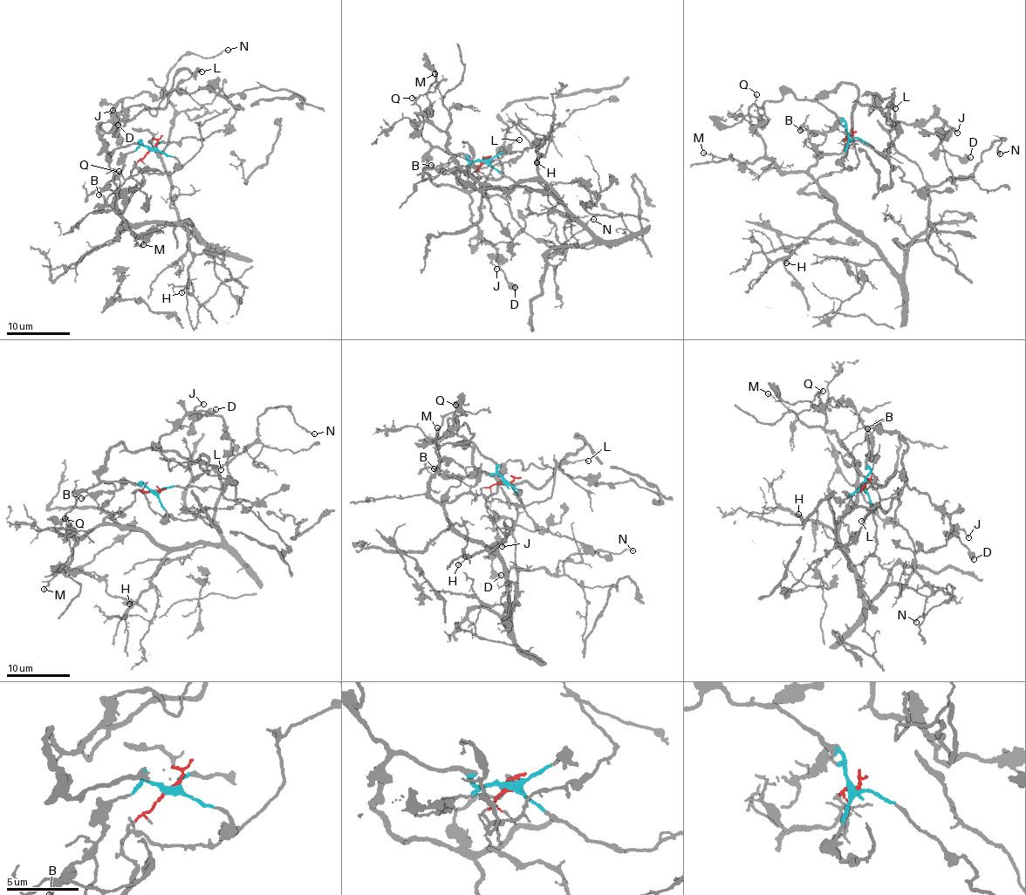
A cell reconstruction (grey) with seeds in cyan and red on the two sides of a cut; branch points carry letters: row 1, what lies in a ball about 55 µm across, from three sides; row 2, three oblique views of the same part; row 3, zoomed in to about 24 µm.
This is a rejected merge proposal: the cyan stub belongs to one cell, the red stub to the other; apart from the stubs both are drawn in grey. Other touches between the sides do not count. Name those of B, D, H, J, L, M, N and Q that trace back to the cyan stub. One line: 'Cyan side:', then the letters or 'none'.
Cyan side: B, D, J, L

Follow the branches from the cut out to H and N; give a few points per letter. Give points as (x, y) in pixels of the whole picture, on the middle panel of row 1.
H: (485, 162), (474, 172), (475, 181), (475, 168), (465, 173), (502, 188), (532, 180), (537, 163)
N: (485, 162), (465, 173), (537, 179), (593, 238), (564, 254), (541, 240), (546, 256), (593, 220)

